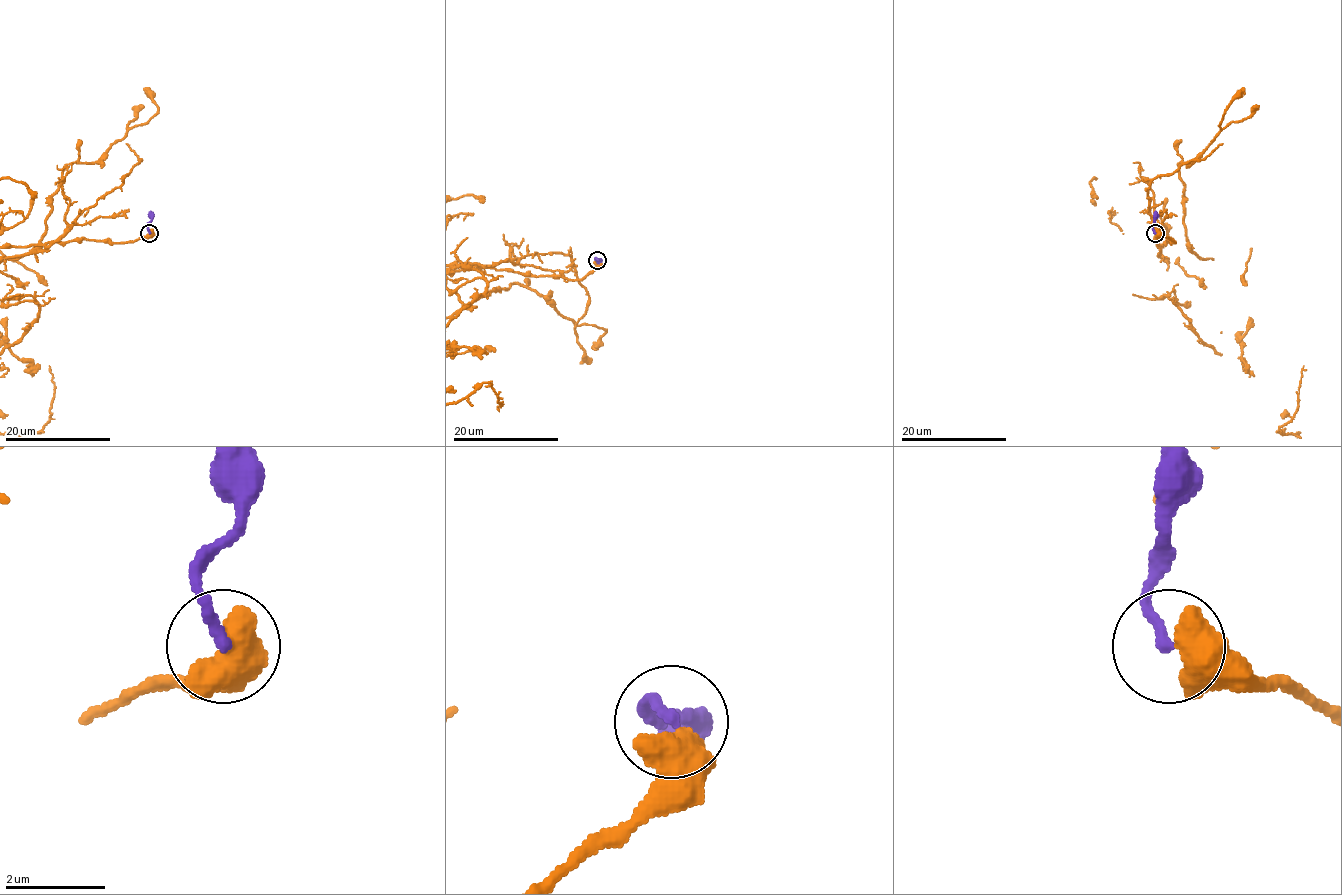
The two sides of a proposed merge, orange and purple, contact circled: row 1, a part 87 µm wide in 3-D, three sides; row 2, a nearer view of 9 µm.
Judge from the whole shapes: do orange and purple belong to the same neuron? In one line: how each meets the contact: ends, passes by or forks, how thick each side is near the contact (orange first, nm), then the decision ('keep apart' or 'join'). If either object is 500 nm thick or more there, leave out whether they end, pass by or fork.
calibres 700 and 220 nm; join

